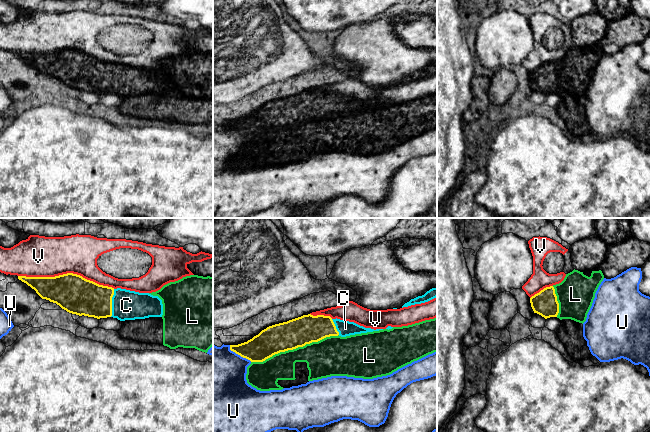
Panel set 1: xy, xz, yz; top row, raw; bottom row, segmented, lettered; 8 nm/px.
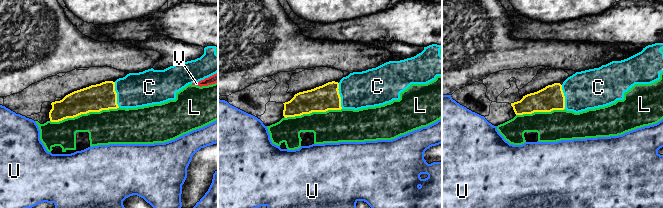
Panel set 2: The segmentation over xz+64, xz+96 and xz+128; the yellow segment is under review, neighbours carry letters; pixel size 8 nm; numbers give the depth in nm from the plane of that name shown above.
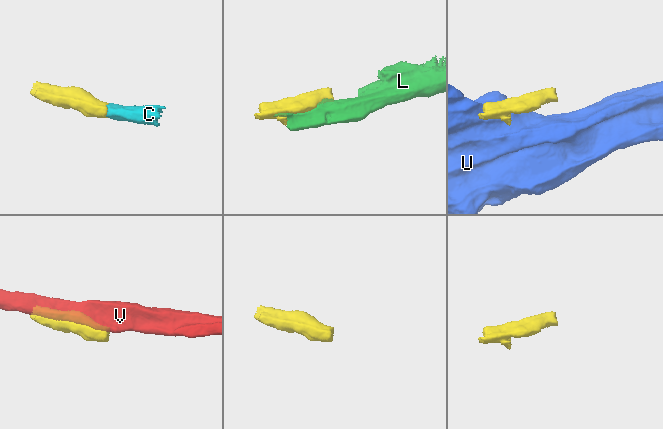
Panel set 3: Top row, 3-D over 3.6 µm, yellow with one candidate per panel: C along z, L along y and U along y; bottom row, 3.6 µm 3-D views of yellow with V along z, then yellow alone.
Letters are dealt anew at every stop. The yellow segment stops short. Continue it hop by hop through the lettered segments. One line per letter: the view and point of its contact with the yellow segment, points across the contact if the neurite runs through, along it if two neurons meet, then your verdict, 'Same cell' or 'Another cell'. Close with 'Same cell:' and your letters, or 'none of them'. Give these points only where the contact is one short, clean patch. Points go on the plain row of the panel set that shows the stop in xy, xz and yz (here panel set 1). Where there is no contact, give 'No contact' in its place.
C: Touches yellow at xy (111, 79). Path across: xy (81, 72), (111, 79), (126, 81). Same cell
L: Touches yellow at xz (294, 124). Another cell
U: Touches yellow at xz (239, 130). Another cell
V: Touches yellow at xy (66, 50). Another cell
Same cell: C

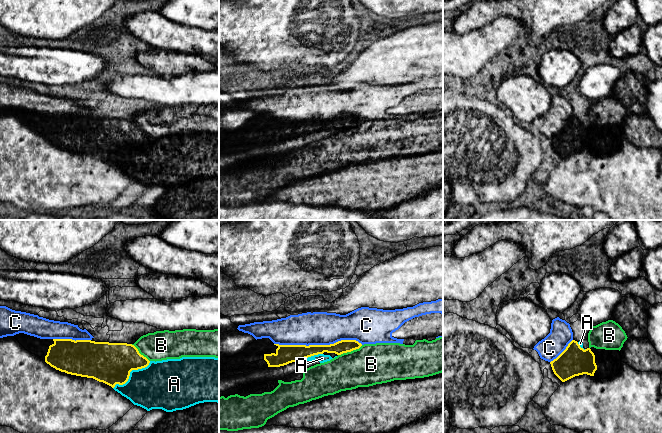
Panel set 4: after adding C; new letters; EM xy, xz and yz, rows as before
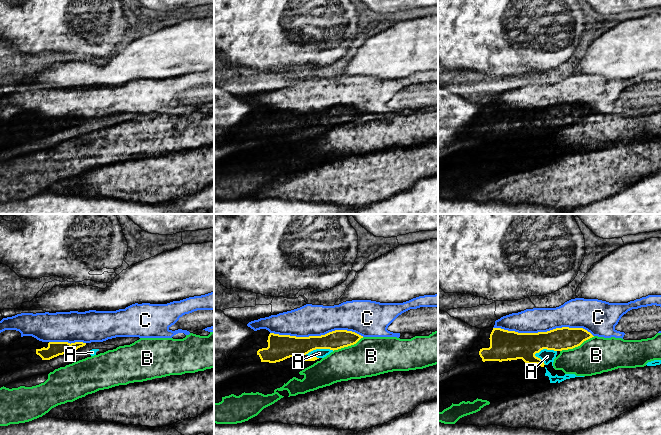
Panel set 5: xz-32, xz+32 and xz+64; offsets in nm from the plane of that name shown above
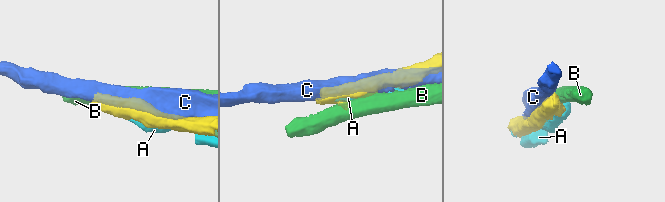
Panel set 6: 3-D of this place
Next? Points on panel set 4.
A: Touches yellow at xy (129, 149). Another cell
B: Touches yellow at xz (350, 127). Boundary: xz (362, 121), (338, 131). Another cell
C: Touches yellow at xz (318, 121). Another cell
Same cell: none of them

